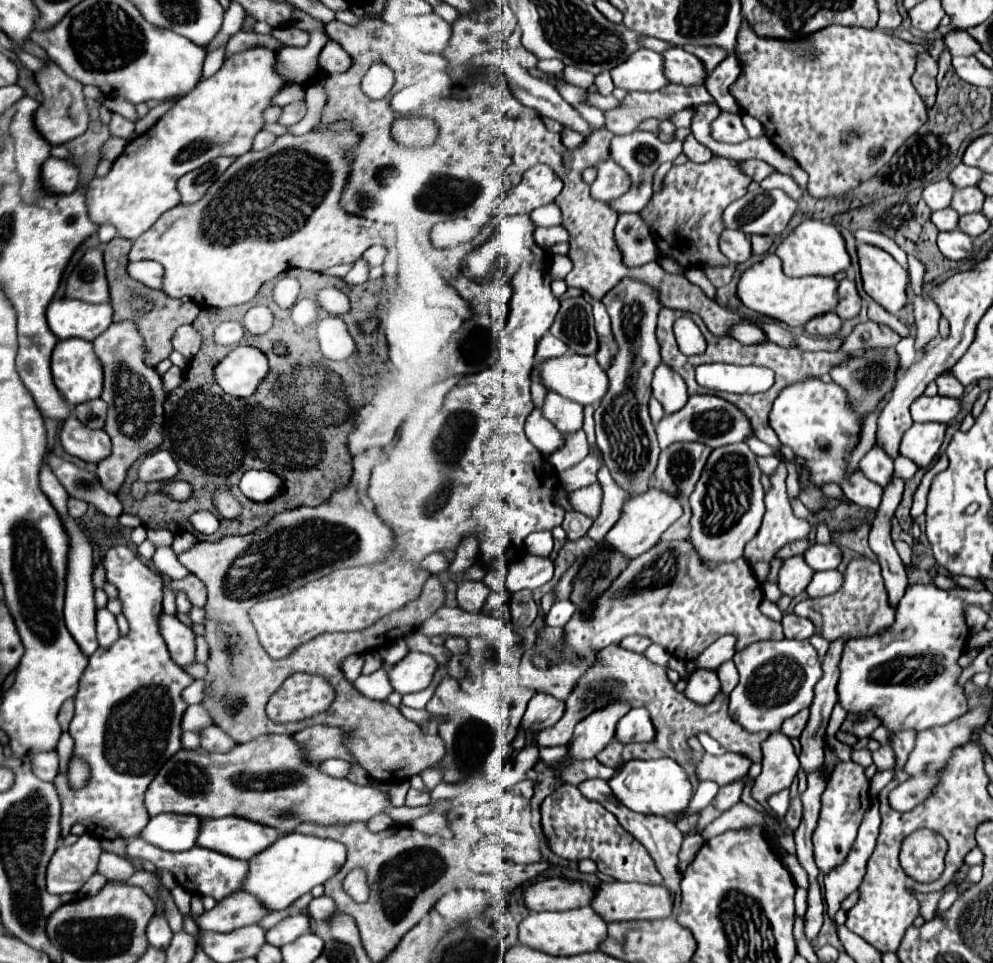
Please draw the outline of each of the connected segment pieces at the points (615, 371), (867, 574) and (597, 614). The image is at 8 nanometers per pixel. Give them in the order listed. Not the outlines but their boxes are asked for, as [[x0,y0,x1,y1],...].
[[595,280,661,496],[795,558,895,642],[563,540,783,662]]

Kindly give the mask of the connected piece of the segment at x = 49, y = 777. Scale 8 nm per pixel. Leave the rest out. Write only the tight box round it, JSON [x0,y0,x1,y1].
[33,752,59,782]

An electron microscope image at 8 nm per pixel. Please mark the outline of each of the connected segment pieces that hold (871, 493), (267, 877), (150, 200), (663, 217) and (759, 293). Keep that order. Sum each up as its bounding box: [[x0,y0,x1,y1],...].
[[769,380,883,510],[243,832,347,910],[87,48,285,240],[641,156,751,268],[737,254,839,326]]

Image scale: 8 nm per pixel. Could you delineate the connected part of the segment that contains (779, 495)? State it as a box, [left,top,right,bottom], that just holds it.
[743,464,811,564]

